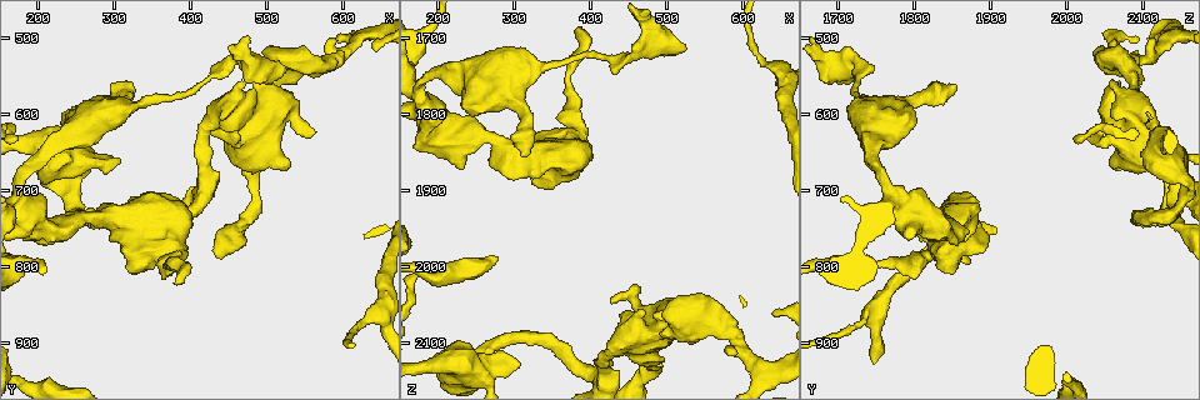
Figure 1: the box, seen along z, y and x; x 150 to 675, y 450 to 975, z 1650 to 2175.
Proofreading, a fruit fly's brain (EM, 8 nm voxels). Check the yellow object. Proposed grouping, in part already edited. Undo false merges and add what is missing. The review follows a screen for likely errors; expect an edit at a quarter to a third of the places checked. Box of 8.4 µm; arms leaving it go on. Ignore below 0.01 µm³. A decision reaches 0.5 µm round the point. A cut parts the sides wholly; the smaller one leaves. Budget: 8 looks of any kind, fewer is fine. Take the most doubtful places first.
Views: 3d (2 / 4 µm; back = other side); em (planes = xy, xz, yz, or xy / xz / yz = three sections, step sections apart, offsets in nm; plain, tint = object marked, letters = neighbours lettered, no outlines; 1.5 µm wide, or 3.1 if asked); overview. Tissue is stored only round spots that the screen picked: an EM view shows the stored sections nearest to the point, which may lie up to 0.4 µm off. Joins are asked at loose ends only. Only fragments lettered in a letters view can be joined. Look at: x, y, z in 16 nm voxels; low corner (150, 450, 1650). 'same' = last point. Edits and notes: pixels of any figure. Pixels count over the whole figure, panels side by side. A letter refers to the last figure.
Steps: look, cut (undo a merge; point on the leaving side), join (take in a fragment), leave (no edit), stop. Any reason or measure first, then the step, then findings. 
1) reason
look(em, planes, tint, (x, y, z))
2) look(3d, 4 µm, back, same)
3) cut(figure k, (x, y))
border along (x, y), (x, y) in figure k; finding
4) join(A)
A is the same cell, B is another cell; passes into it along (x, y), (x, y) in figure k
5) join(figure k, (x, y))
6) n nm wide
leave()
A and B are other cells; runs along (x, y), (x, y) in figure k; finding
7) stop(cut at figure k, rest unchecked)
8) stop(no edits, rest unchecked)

long arm stops here
look(em, planes, letters, (380, 820, 1695))

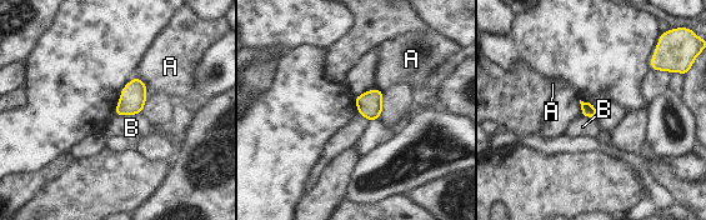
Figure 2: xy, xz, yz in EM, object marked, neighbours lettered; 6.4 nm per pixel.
leave()
A and B are other cells; border along (141, 111), (115, 116) in figure 2; none of them fits

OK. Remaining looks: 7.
thick end
look(em, planes, letters, (400, 745, 1855))

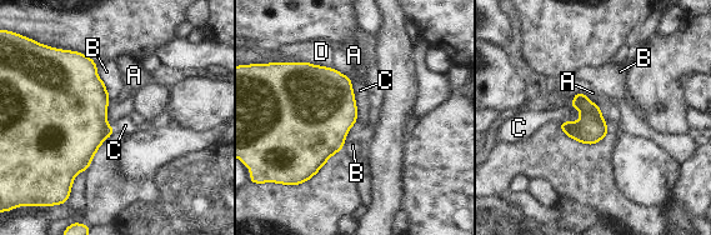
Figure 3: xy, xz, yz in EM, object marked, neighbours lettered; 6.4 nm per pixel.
leave()
A, B, C and D are other cells; border along (349, 76), (353, 84), (357, 121) in figure 3; no lettered fragment goes on from it

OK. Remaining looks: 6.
free end
look(em, planes, letters, (315, 565, 1855))

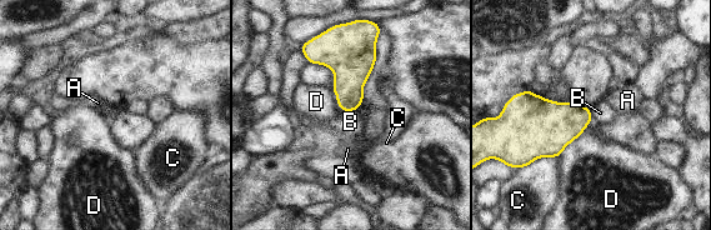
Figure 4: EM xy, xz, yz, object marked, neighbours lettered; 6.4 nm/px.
leave()
A, B, C and D are other cells; border along (356, 110), (345, 110), (343, 113) in figure 4; no lettered fragment goes on from it

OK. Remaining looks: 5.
sharp bend
look(em, planes, plain, (440, 600, 2105))

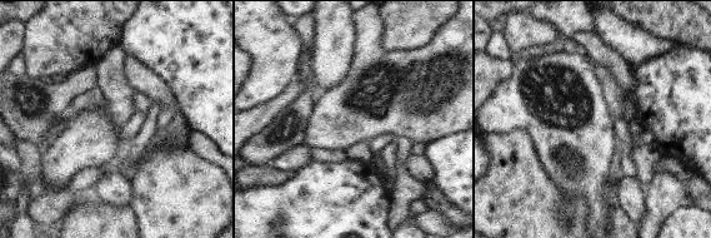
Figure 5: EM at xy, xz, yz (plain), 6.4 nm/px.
see the neighbours
look(em, planes, letters, same)

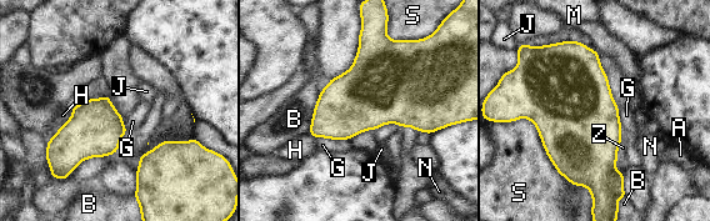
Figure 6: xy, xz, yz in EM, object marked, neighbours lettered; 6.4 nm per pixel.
leave()
A, B, G, H, J, M, N, S and Z are other cells; border along (315, 137), (349, 140) in figure 6; continuous, no second cell

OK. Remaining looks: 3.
stop(no edits, rest unchecked)

